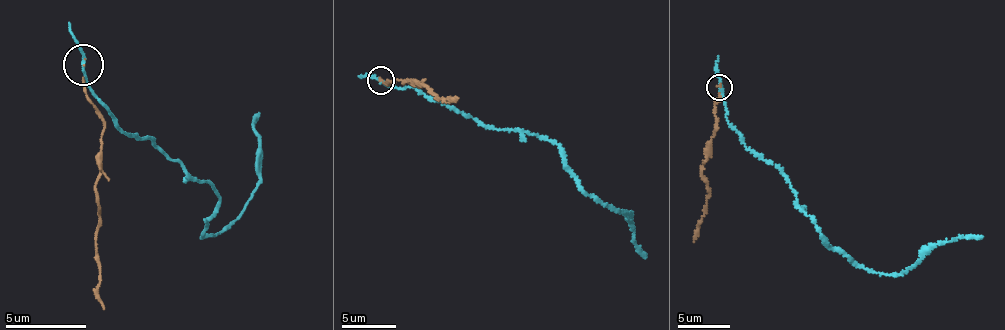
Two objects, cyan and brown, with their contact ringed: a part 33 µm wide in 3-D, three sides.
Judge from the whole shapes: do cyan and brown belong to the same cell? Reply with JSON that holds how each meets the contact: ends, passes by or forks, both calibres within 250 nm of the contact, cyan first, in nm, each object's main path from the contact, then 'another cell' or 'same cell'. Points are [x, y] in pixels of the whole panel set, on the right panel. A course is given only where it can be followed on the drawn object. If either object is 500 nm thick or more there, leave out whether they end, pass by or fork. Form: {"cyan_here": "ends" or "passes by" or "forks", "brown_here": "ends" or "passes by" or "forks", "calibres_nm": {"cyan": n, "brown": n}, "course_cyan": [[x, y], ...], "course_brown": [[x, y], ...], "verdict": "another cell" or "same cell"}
{"cyan_here": "passes by", "brown_here": "ends", "calibres_nm": {"cyan": 160, "brown": 60}, "course_cyan": [[719, 86], [725, 117], [741, 141], [784, 173], [832, 248], [863, 268], [899, 275], [939, 244], [982, 236]], "course_brown": [[719, 86], [711, 157], [703, 163], [702, 172], [709, 198], [694, 242]], "verdict": "another cell"}

